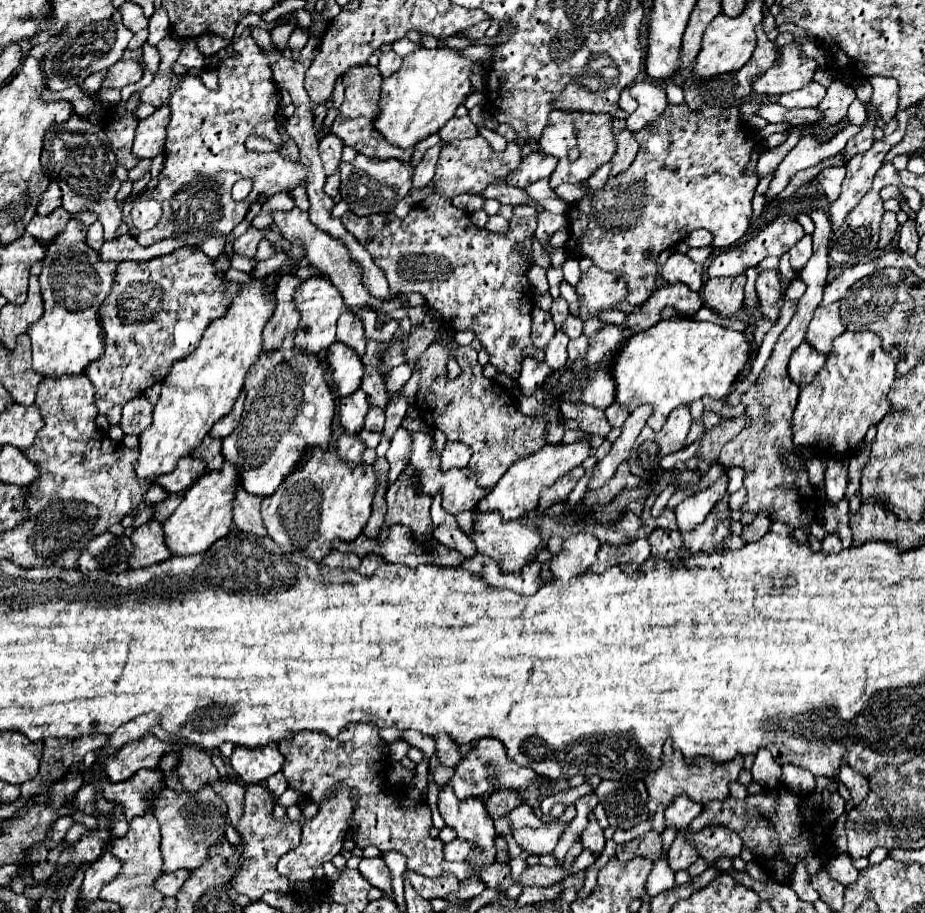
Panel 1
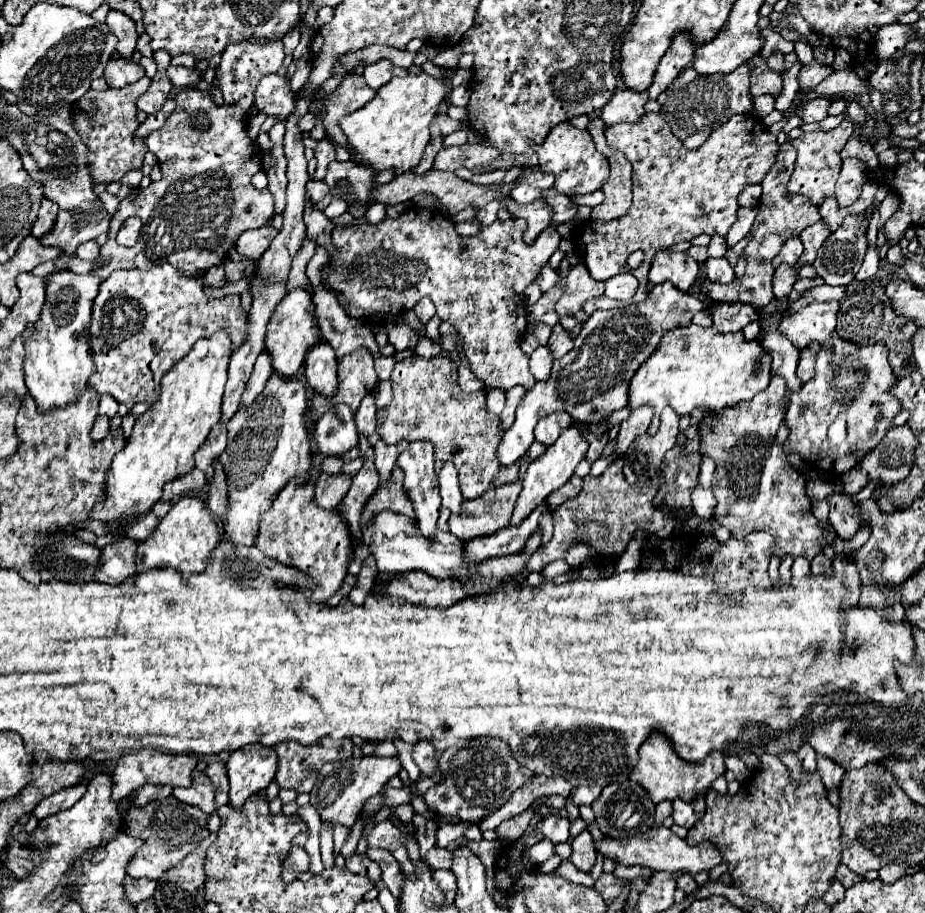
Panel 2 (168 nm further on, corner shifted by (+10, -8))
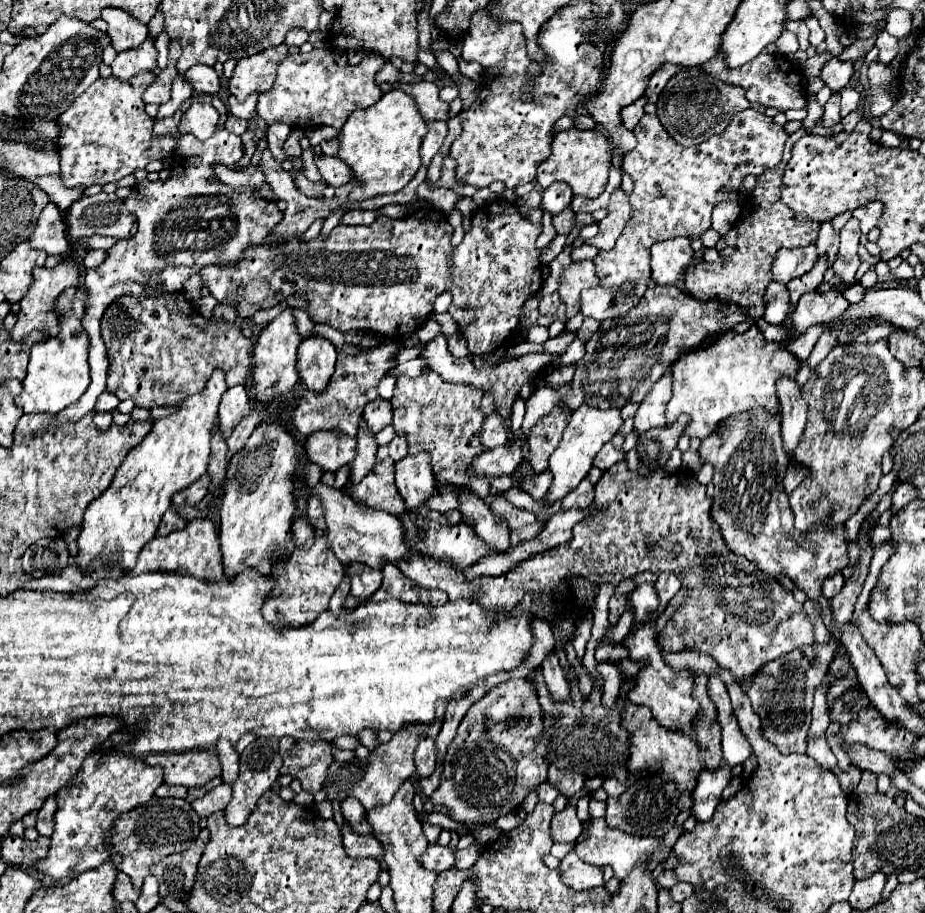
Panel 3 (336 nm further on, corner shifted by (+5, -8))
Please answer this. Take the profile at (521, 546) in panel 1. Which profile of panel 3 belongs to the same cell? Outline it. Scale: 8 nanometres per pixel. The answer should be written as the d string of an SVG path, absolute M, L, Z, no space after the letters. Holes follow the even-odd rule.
M323 483L315 487L307 487L307 493L317 495L321 499L323 511L325 511L325 523L327 523L327 529L325 529L327 543L343 565L359 561L363 565L381 569L385 563L393 563L415 551L413 547L407 545L405 529L401 527L395 515L385 511L371 511L371 507L353 501L345 491L323 485Z

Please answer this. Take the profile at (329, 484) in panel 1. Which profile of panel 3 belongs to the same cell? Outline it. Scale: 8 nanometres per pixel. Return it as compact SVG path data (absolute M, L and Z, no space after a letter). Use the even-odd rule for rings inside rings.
M301 517L295 521L293 529L293 541L295 541L295 551L289 555L285 563L277 563L273 569L275 575L275 587L277 595L263 605L263 617L275 631L281 631L285 627L303 627L313 623L323 611L329 609L329 599L335 593L337 585L345 577L345 569L335 559L335 555L327 547L327 535L315 537L313 527L307 523L307 517ZM277 613L281 615L277 619Z

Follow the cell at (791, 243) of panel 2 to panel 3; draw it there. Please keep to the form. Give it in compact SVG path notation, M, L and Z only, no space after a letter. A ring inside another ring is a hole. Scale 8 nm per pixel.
M807 245L794 249L779 249L773 259L771 271L777 283L789 283L811 271L817 261L816 245Z

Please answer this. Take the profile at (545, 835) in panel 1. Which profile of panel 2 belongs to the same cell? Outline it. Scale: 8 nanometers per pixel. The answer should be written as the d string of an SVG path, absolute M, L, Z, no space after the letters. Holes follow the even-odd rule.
M550 815L548 819L540 821L538 831L542 831L540 835L542 835L544 839L550 839L550 841L556 845L556 843L564 843L564 841L568 841L568 837L570 837L568 827L570 827L570 821L568 821L568 819Z

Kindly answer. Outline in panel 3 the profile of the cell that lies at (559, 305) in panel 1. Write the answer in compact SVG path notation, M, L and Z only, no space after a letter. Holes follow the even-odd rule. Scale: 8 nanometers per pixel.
M559 293L545 295L545 297L541 297L541 303L539 303L539 313L541 313L541 315L555 315L555 313L557 313L559 303L561 303Z

